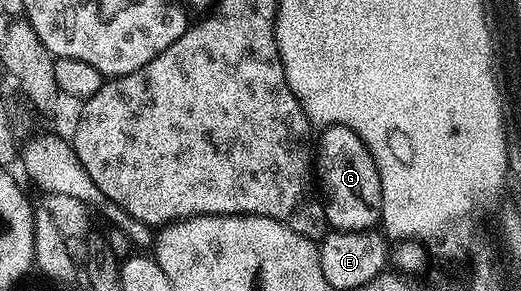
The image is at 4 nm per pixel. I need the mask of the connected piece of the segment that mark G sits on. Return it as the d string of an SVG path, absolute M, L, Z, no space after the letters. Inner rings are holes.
M327 124L316 136L316 180L326 206L326 222L340 232L364 232L382 219L382 191L376 162L348 126Z

